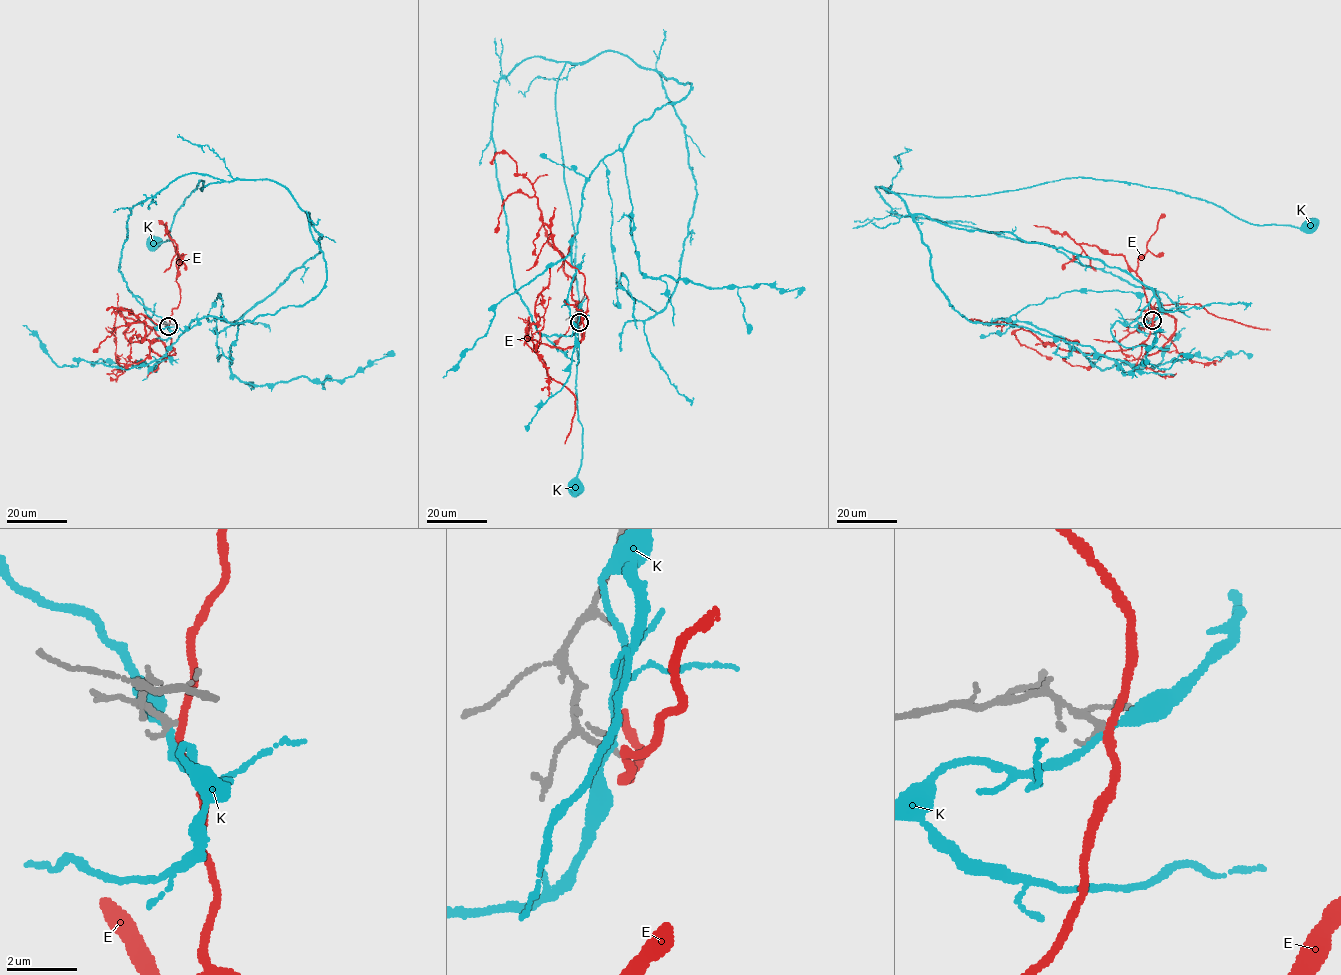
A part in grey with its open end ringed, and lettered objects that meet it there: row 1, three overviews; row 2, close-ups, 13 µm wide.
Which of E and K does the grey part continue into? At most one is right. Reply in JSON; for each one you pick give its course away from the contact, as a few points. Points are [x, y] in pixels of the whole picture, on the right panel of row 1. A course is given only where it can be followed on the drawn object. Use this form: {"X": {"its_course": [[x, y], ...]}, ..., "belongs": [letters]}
{"belongs": []}

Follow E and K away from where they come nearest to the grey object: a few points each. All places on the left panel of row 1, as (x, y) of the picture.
E: (168, 326), (173, 348), (166, 360), (153, 329), (118, 312), (129, 325), (129, 360), (116, 379), (110, 376)
K: (167, 326), (118, 270), (128, 217), (180, 176), (219, 178), (201, 191), (198, 181), (170, 239), (155, 240)

